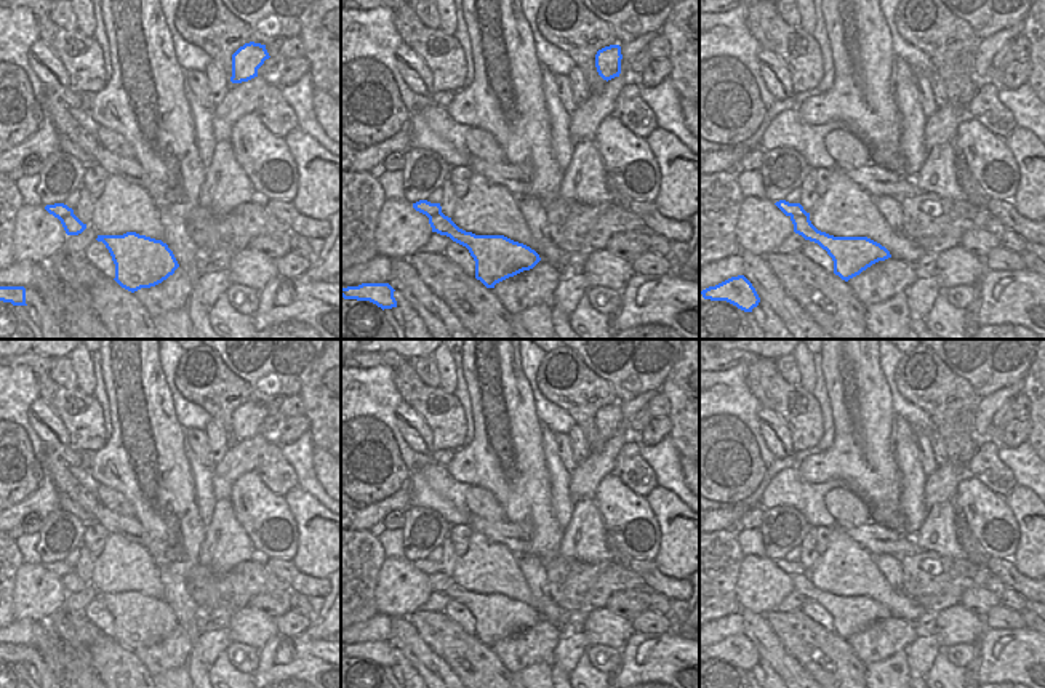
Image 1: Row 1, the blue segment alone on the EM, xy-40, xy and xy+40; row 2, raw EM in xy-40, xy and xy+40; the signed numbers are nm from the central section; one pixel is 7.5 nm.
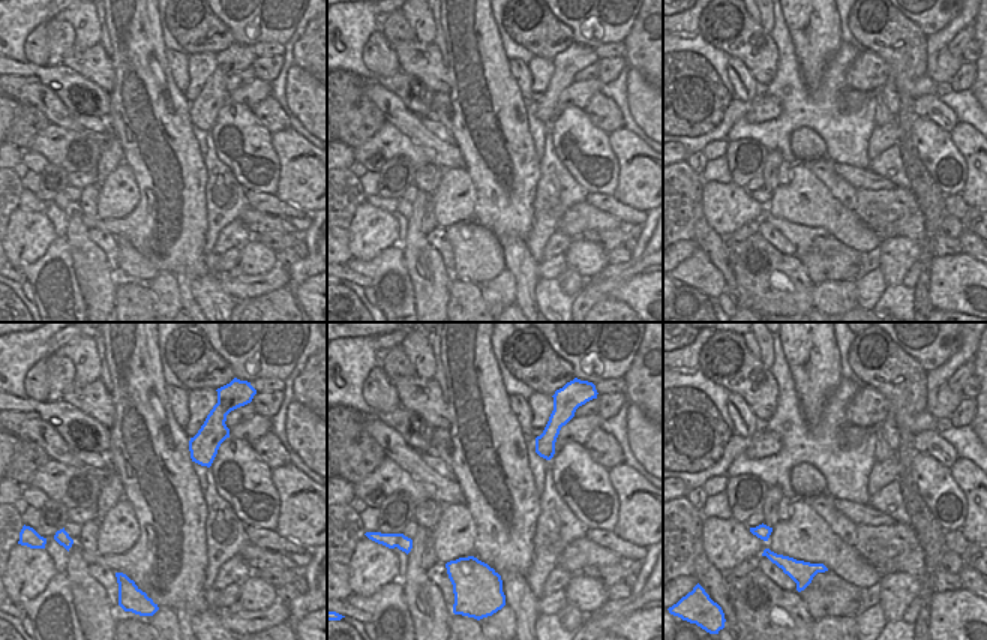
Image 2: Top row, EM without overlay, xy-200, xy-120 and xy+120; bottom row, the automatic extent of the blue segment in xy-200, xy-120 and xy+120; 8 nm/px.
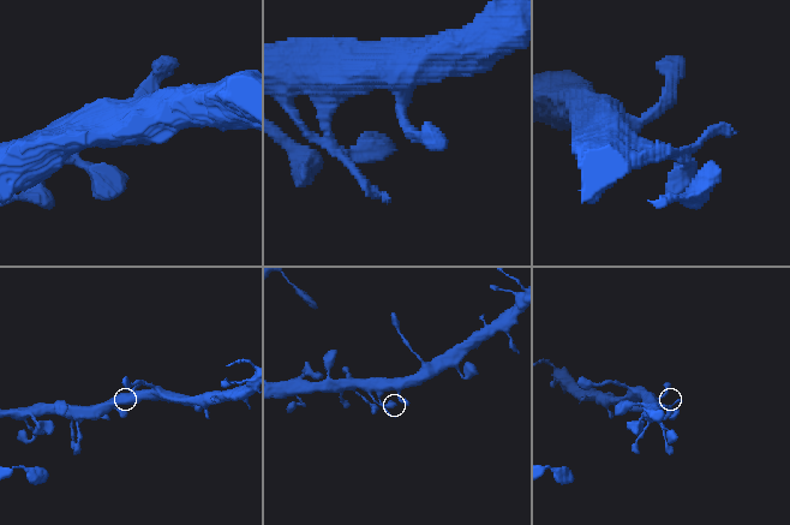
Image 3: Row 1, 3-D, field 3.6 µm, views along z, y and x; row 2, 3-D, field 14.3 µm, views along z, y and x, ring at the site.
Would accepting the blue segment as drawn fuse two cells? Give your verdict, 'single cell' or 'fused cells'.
single cell

